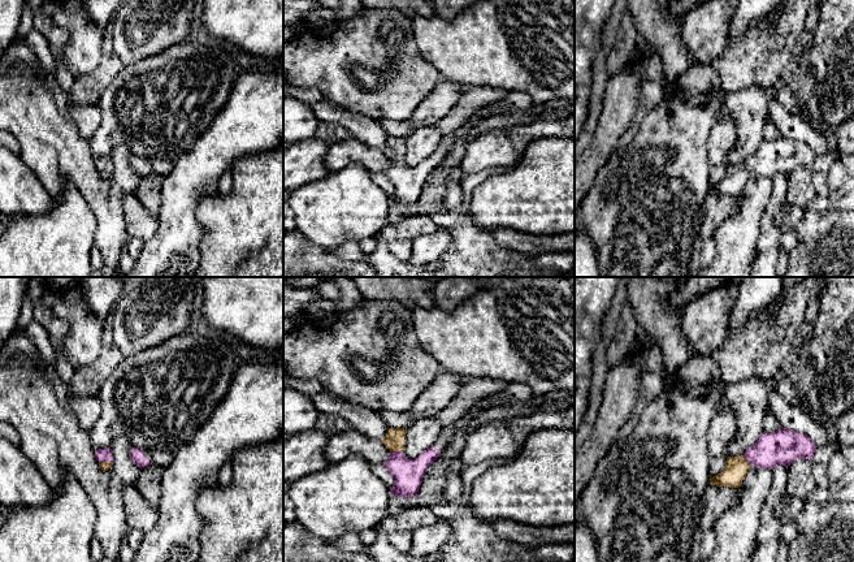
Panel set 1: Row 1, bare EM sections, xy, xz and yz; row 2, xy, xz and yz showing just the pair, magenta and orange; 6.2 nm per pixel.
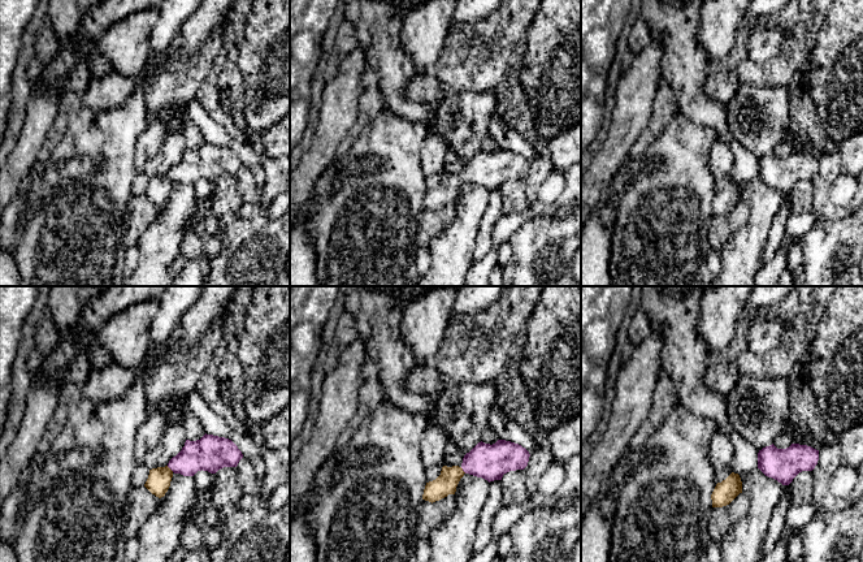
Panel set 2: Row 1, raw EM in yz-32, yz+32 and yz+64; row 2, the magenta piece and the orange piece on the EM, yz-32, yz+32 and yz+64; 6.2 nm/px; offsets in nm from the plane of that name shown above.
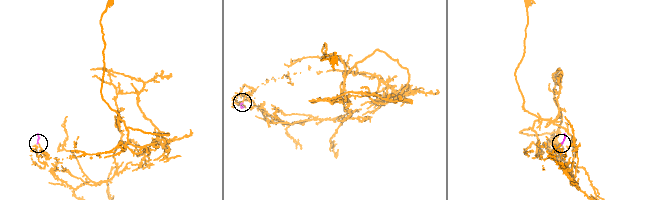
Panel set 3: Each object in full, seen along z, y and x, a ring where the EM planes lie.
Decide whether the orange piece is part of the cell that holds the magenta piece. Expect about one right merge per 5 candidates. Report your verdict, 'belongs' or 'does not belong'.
belongs

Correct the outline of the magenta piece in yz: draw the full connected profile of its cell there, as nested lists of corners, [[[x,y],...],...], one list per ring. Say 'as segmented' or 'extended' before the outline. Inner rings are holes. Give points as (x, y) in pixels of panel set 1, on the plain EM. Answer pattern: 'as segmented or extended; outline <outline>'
extended; outline [[[784,135],[772,142],[763,140],[759,148],[753,155],[746,157],[742,164],[728,165],[724,178],[711,186],[710,191],[716,195],[740,196],[751,174],[772,178],[775,174],[788,176],[797,168],[811,169],[816,156],[816,152],[805,142],[790,139]]]

